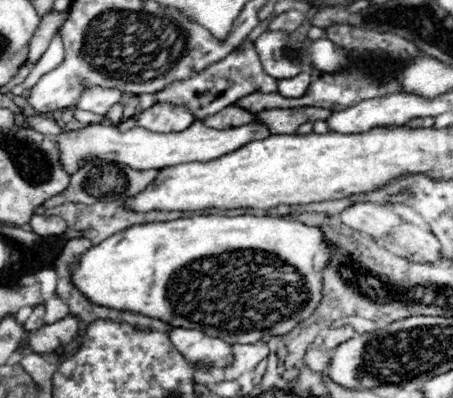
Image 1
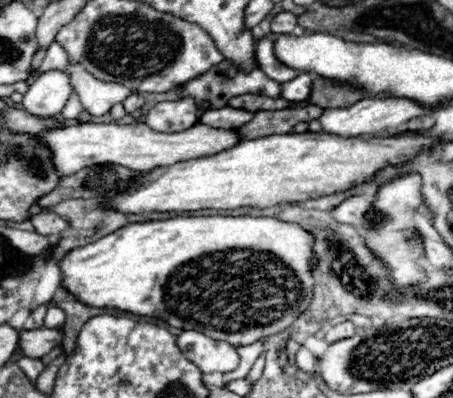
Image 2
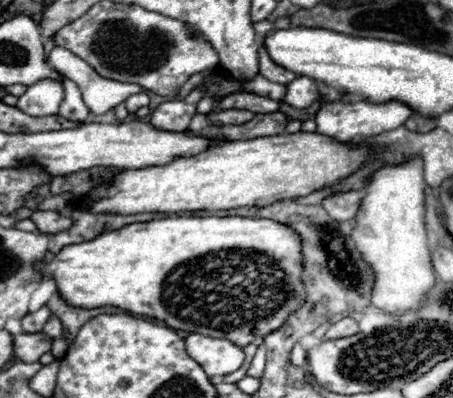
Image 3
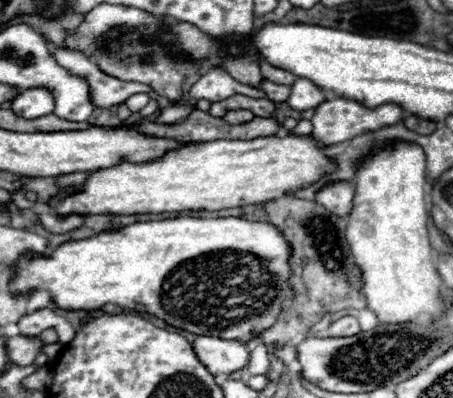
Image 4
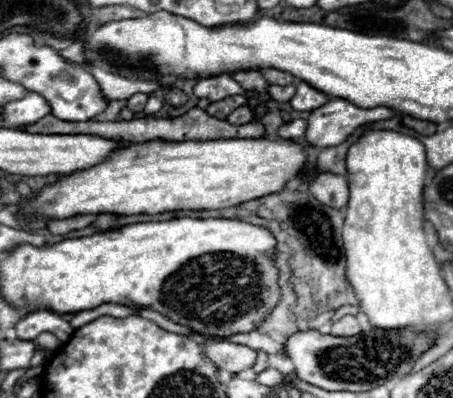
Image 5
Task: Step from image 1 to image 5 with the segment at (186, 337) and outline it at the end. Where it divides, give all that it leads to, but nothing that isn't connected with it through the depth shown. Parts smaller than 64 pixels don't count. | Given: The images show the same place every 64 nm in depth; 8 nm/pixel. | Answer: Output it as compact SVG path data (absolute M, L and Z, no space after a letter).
M208 338L202 344L202 352L206 358L210 358L214 362L216 368L224 368L232 374L252 368L252 364L256 362L256 352L252 348L242 346L242 344L234 344L230 340Z

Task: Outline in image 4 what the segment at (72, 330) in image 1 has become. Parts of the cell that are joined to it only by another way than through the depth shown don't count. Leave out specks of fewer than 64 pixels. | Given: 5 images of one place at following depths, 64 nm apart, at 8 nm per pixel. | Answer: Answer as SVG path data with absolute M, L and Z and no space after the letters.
M14 336L6 340L8 348L8 360L18 364L18 366L28 366L34 364L36 356L42 352L44 342L38 336Z

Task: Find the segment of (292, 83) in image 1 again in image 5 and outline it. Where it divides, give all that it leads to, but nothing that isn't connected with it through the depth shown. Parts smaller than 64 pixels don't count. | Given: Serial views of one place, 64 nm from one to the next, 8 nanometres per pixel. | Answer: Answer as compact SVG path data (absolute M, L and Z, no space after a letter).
M298 82L296 94L290 100L294 110L316 110L326 102L328 102L328 96L324 92L318 92L316 88L312 88L306 82Z

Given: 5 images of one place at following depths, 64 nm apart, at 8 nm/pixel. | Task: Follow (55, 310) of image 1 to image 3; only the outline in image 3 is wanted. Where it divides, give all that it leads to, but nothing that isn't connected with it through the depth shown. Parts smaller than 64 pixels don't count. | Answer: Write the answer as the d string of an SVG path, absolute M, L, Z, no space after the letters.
M52 314L52 318L46 322L44 332L48 336L52 336L52 338L62 338L62 322L60 322L60 318L56 314Z

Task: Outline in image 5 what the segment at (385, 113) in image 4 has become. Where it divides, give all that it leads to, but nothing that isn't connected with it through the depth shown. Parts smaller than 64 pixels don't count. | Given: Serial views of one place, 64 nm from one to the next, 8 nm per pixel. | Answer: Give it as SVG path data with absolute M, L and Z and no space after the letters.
M334 98L324 106L312 110L312 116L310 116L312 124L308 118L306 142L318 148L338 146L346 138L350 138L358 128L380 122L380 120L388 120L392 116L394 116L394 110L386 106L364 110L348 100Z

